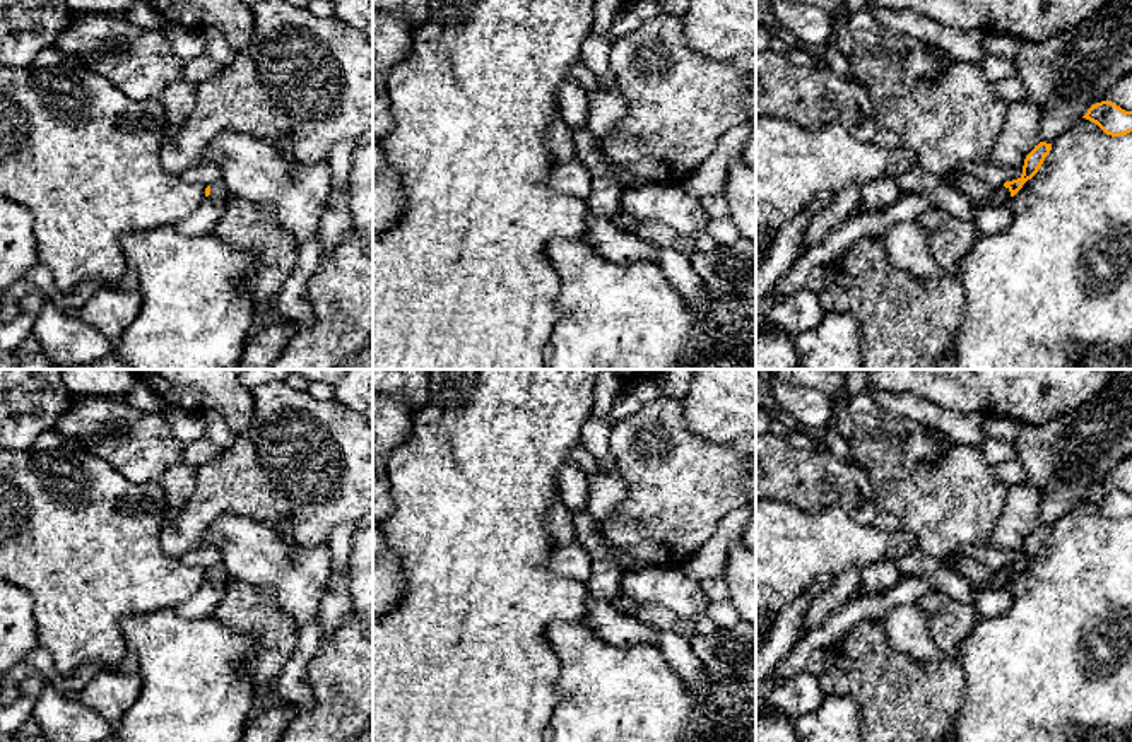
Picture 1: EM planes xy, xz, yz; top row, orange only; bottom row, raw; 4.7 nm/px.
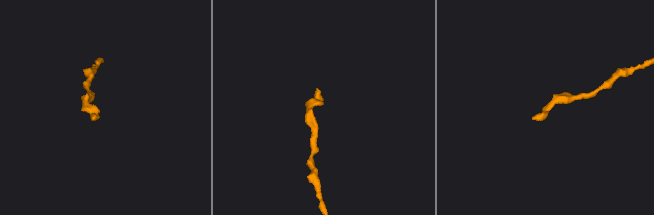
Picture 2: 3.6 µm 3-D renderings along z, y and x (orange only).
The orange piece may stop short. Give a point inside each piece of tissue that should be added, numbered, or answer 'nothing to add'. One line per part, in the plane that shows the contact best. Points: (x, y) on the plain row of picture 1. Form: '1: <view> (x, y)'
1: xy (218, 573)

